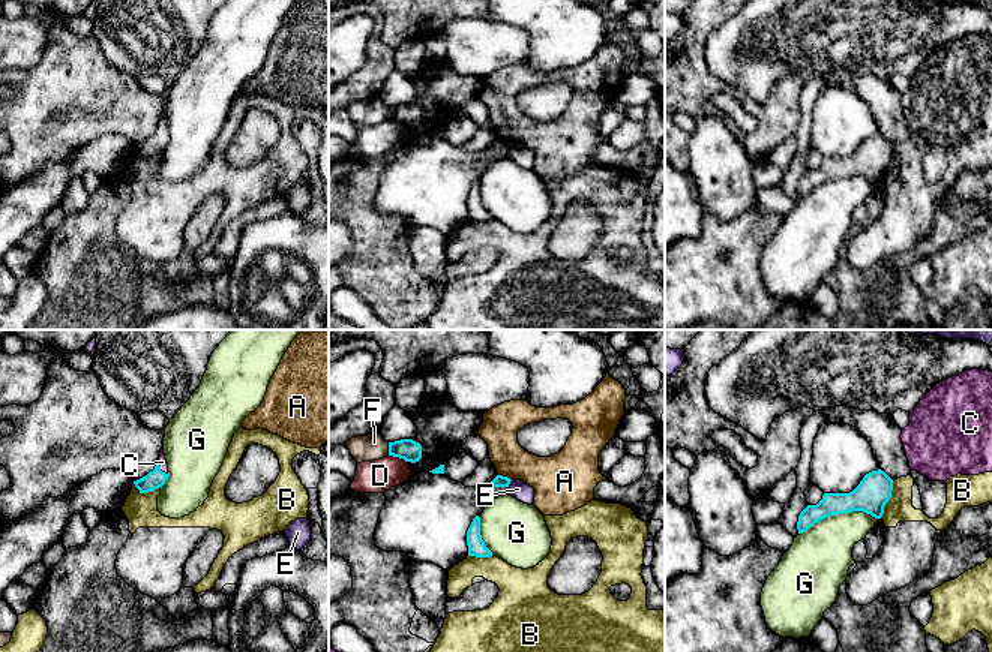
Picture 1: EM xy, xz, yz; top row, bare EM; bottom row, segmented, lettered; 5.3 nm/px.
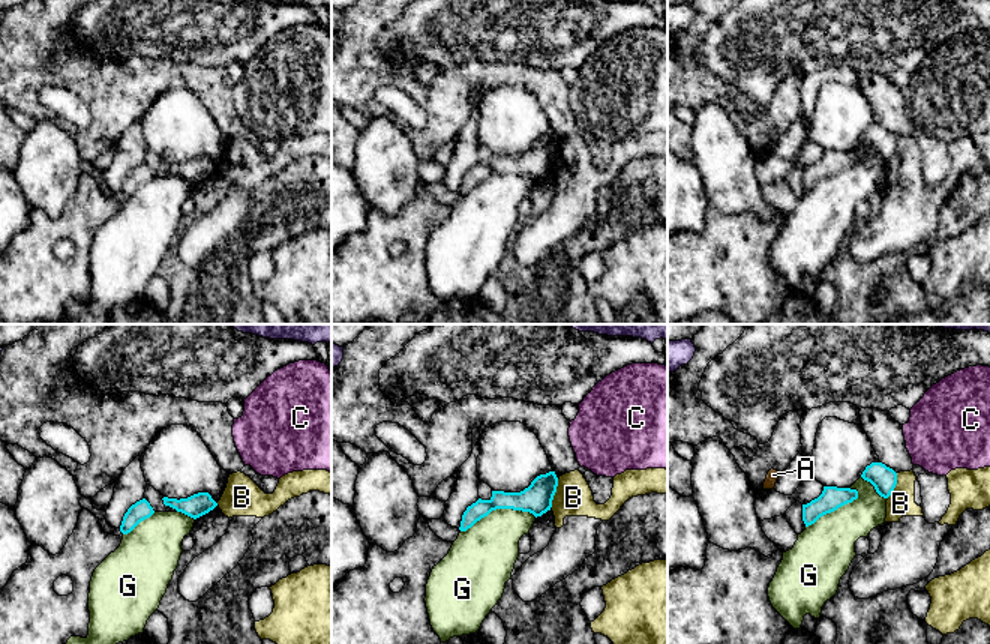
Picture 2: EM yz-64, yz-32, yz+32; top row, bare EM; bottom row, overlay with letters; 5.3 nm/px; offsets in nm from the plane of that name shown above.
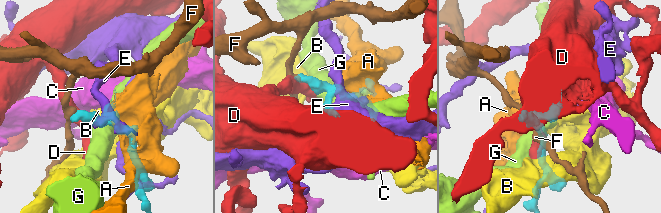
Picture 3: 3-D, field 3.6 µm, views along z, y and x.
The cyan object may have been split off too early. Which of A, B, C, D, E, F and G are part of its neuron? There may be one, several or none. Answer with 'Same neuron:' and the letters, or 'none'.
Same neuron: C

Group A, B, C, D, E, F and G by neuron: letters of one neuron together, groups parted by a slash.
A / B / C / D / E / F / G

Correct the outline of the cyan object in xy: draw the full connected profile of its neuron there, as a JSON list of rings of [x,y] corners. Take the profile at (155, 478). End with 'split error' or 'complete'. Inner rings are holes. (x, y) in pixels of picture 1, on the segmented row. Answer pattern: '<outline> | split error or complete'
[[[162,447],[161,456],[155,469],[150,471],[146,477],[134,481],[134,484],[140,490],[140,493],[149,493],[149,492],[153,492],[155,489],[162,487],[167,480],[168,480],[168,463]]] | split error

